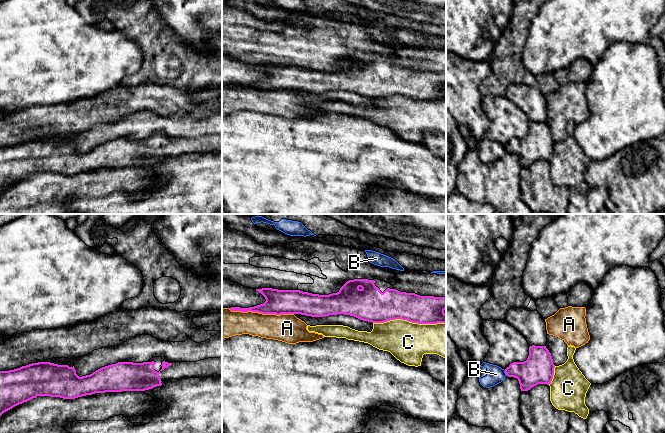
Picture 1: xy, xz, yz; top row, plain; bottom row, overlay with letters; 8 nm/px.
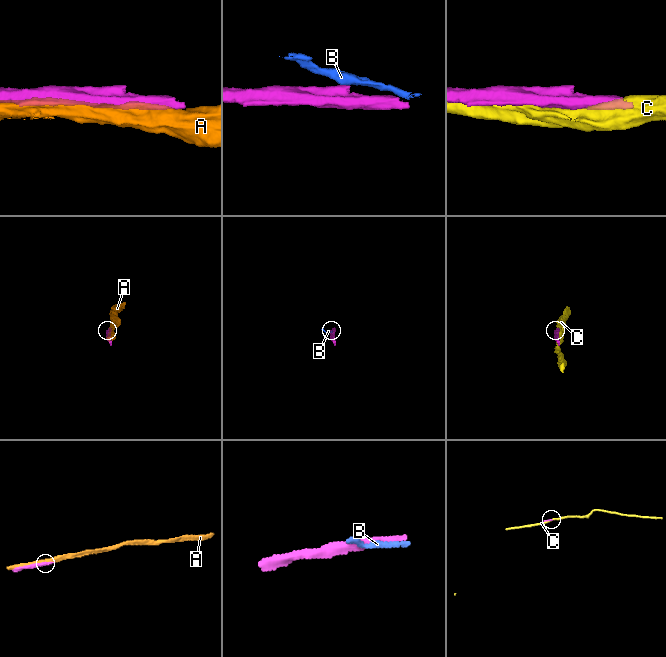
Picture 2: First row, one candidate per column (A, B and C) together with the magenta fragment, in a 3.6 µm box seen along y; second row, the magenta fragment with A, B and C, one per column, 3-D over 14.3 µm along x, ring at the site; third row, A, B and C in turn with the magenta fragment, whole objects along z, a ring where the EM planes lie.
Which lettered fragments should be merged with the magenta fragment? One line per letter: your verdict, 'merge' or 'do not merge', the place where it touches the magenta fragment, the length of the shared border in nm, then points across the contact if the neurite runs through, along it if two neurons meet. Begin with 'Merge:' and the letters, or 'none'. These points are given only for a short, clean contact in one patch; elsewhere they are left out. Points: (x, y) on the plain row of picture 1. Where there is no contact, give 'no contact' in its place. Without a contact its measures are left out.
Merge: none
A: do not merge; meets magenta in xz at (261, 88); contact 550 nm long
B: do not merge; meets magenta in yz at (505, 148); contact 50 nm long; border along yz (504, 146), (507, 151)
C: do not merge; meets magenta in xz at (409, 97); contact 600 nm long

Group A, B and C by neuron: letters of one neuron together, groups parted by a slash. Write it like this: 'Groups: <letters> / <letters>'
Groups: A / B / C

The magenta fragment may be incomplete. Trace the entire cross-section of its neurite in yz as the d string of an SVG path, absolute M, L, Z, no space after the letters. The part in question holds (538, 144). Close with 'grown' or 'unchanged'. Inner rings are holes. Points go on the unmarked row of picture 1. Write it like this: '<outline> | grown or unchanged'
M546 122L529 123L529 132L524 138L513 138L506 145L508 153L517 154L521 167L528 167L538 160L549 161L555 141Z | unchanged

